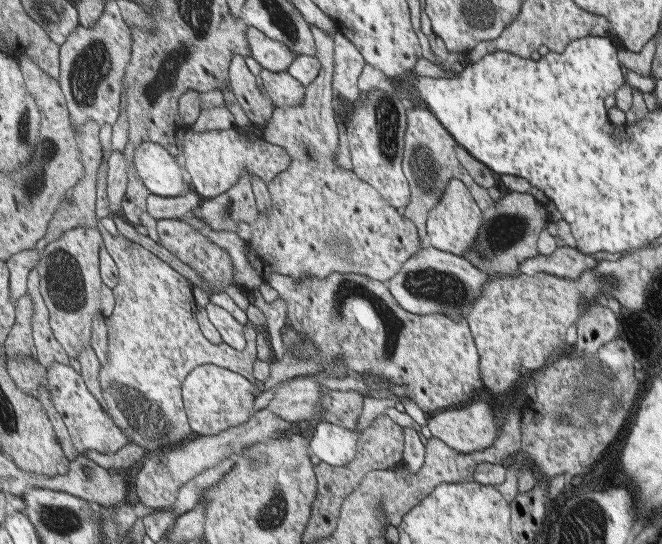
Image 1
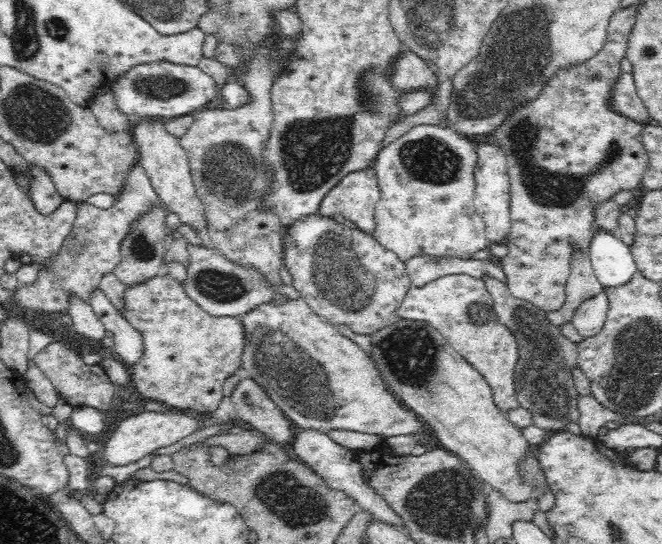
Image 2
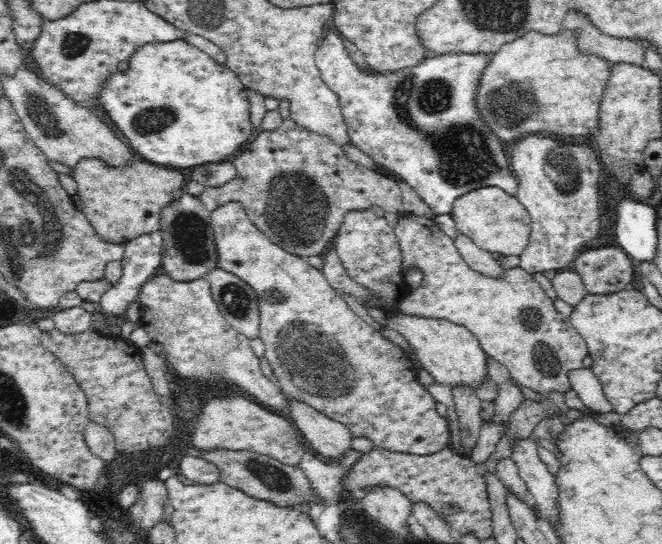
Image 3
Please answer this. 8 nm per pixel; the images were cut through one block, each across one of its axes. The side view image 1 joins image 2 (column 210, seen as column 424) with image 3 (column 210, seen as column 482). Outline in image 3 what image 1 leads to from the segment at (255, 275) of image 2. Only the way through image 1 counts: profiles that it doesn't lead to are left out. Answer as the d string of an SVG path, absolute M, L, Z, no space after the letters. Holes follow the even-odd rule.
M214 268L201 278L210 283L220 315L230 326L249 339L258 338L260 311L256 291L247 282L222 268Z

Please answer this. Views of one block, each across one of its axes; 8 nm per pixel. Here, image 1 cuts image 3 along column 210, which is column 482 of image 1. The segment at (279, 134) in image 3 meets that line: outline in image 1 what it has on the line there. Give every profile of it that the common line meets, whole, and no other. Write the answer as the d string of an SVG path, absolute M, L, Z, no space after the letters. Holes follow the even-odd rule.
M413 107L407 109L407 129L402 168L411 190L410 202L401 210L418 227L422 240L428 240L426 223L430 209L437 204L451 178L461 180L472 193L474 200L484 210L495 202L488 194L488 189L476 184L464 165L455 157L457 142L447 128L428 109Z

